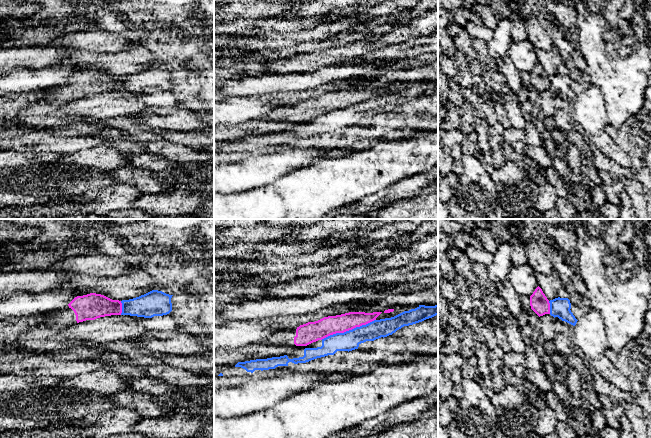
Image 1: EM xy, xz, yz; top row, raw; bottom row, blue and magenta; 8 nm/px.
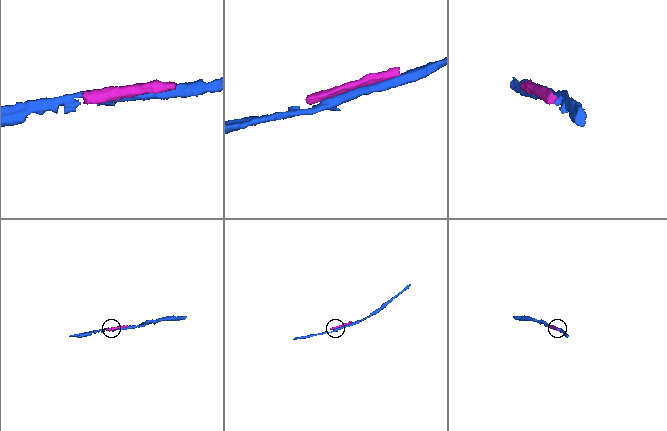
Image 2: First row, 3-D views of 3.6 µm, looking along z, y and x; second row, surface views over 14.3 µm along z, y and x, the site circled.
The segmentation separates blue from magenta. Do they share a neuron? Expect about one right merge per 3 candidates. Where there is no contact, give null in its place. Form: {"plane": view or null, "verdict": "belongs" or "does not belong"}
{"plane": "xz", "verdict": "does not belong"}

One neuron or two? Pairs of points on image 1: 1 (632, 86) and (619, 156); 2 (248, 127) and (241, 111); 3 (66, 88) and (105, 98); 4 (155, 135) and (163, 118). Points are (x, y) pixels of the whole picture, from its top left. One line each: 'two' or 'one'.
1: two
2: two
3: two
4: two

